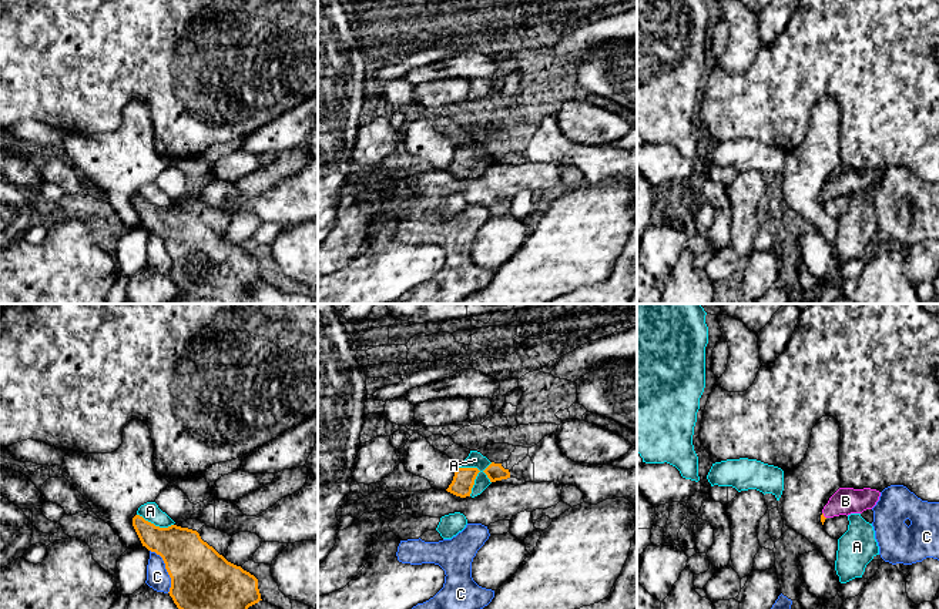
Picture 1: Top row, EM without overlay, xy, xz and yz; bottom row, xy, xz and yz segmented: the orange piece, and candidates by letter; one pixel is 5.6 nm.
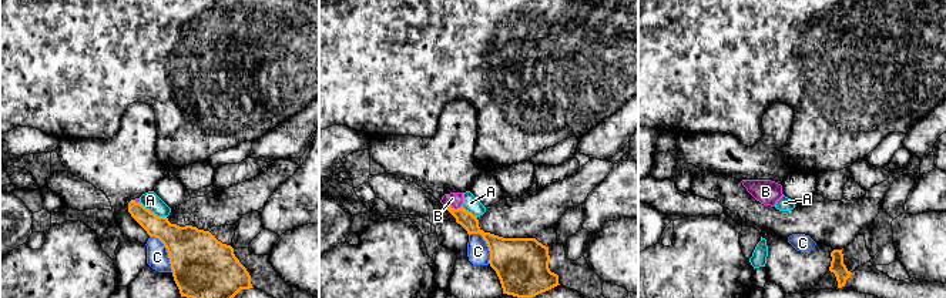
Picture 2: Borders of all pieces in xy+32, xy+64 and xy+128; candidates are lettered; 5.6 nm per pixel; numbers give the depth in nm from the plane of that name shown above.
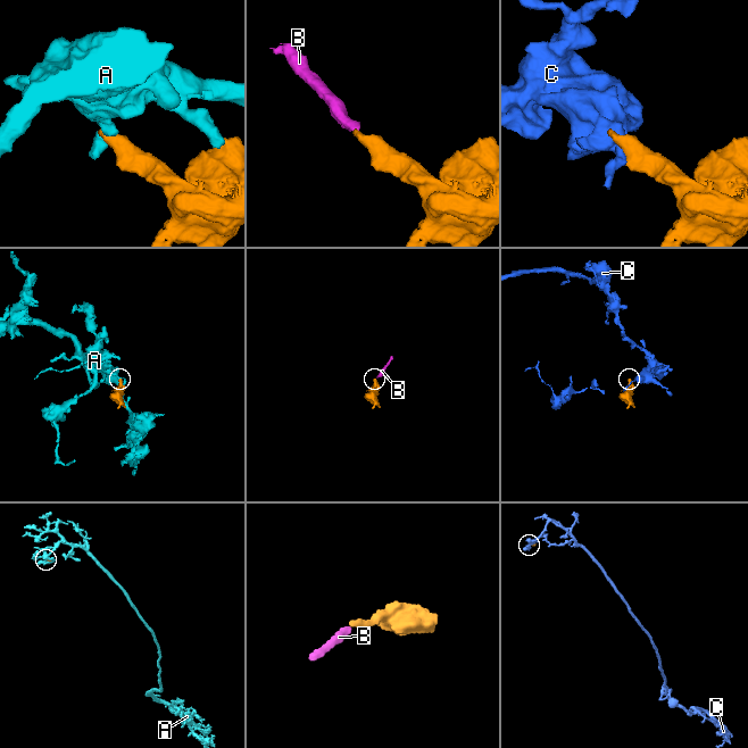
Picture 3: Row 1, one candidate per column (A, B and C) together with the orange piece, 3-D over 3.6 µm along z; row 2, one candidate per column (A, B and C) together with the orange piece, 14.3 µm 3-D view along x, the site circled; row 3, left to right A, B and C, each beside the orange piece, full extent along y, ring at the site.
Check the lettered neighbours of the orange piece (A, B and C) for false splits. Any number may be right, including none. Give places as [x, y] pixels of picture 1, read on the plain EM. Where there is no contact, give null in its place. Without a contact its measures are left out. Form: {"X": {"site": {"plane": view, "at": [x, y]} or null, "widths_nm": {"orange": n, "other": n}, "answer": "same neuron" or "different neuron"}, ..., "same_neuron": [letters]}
{"A": {"site": {"plane": "xz", "at": [475, 159]}, "widths_nm": {"orange": 120, "other": 90}, "answer": "different neuron"}, "B": {"site": {"plane": "yz", "at": [822, 196]}, "widths_nm": {"orange": 30, "other": 160}, "answer": "same neuron"}, "C": {"site": {"plane": "xy", "at": [165, 248]}, "widths_nm": {"orange": 360, "other": 130}, "answer": "different neuron"}, "same_neuron": ["B"]}

